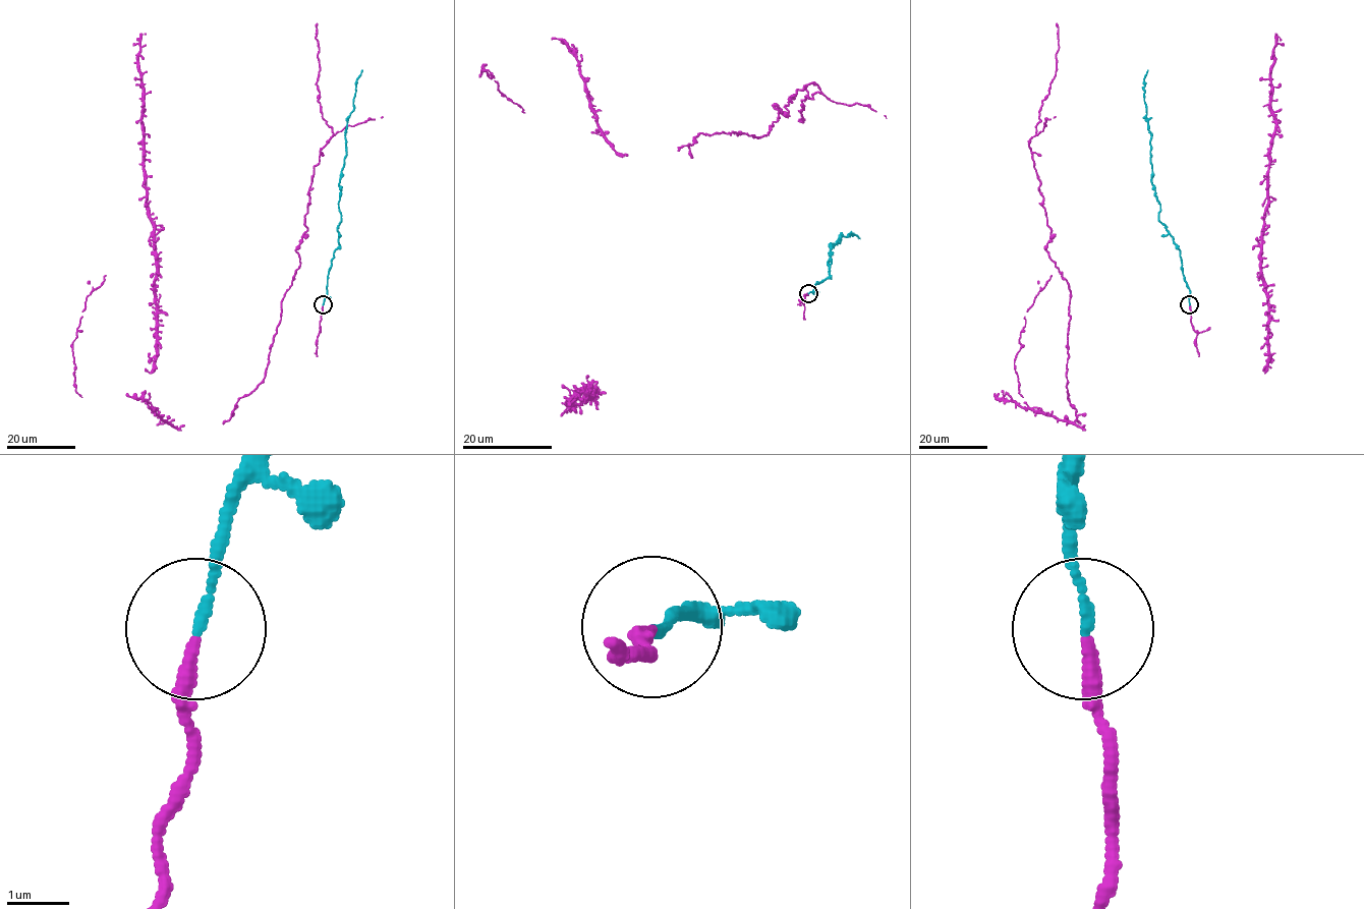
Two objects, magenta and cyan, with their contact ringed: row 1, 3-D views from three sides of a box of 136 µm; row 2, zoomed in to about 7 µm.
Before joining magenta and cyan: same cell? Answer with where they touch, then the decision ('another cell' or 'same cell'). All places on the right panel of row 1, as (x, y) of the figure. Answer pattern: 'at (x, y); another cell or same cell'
at (1189, 304); same cell

